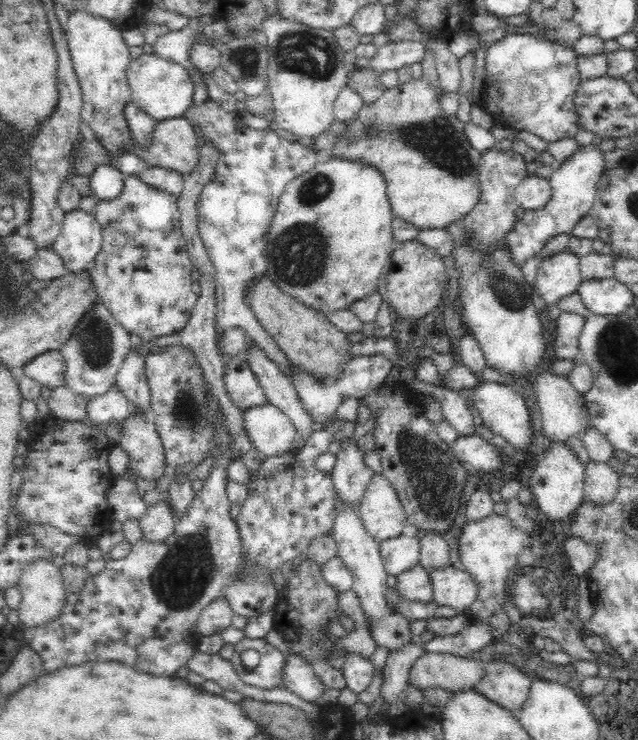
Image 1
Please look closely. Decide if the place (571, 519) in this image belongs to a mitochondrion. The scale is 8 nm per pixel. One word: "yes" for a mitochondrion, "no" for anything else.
no

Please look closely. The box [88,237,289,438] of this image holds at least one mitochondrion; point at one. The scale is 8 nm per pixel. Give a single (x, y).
(185, 415)

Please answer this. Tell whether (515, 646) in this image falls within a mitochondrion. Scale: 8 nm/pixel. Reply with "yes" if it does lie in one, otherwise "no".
yes

